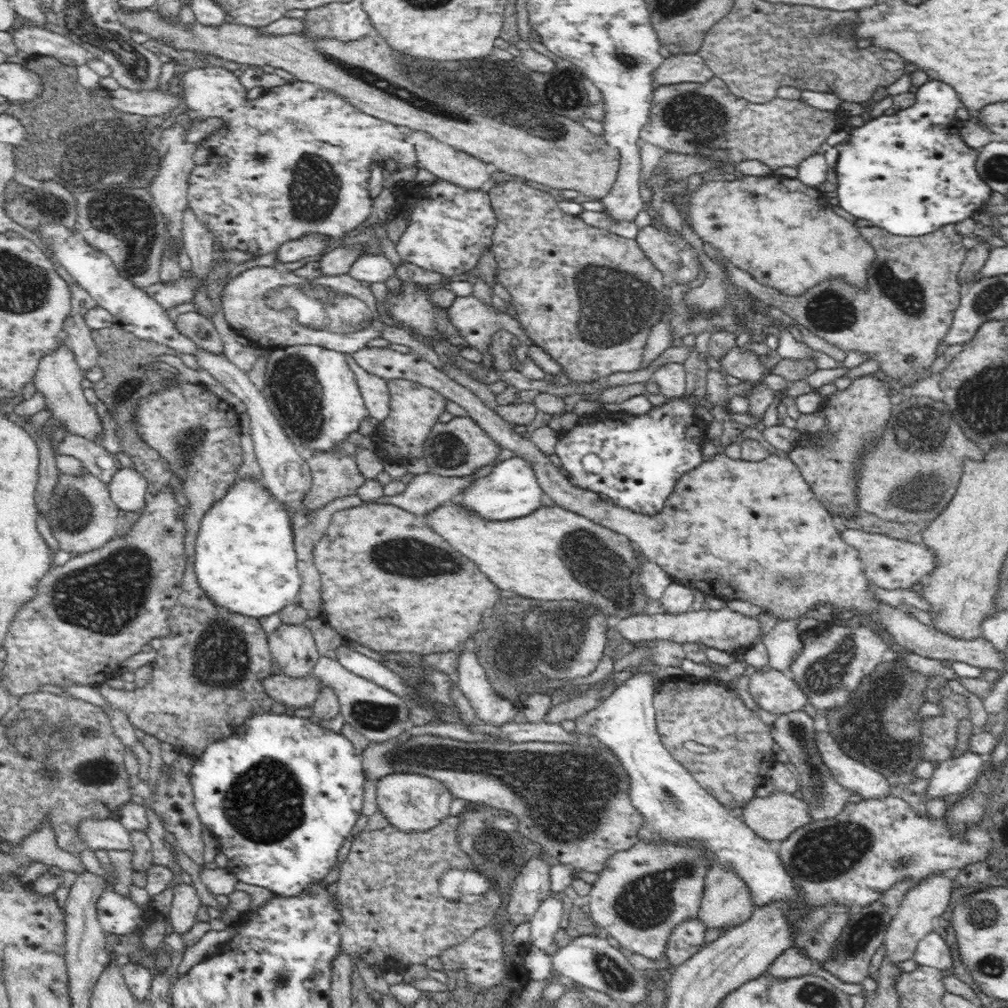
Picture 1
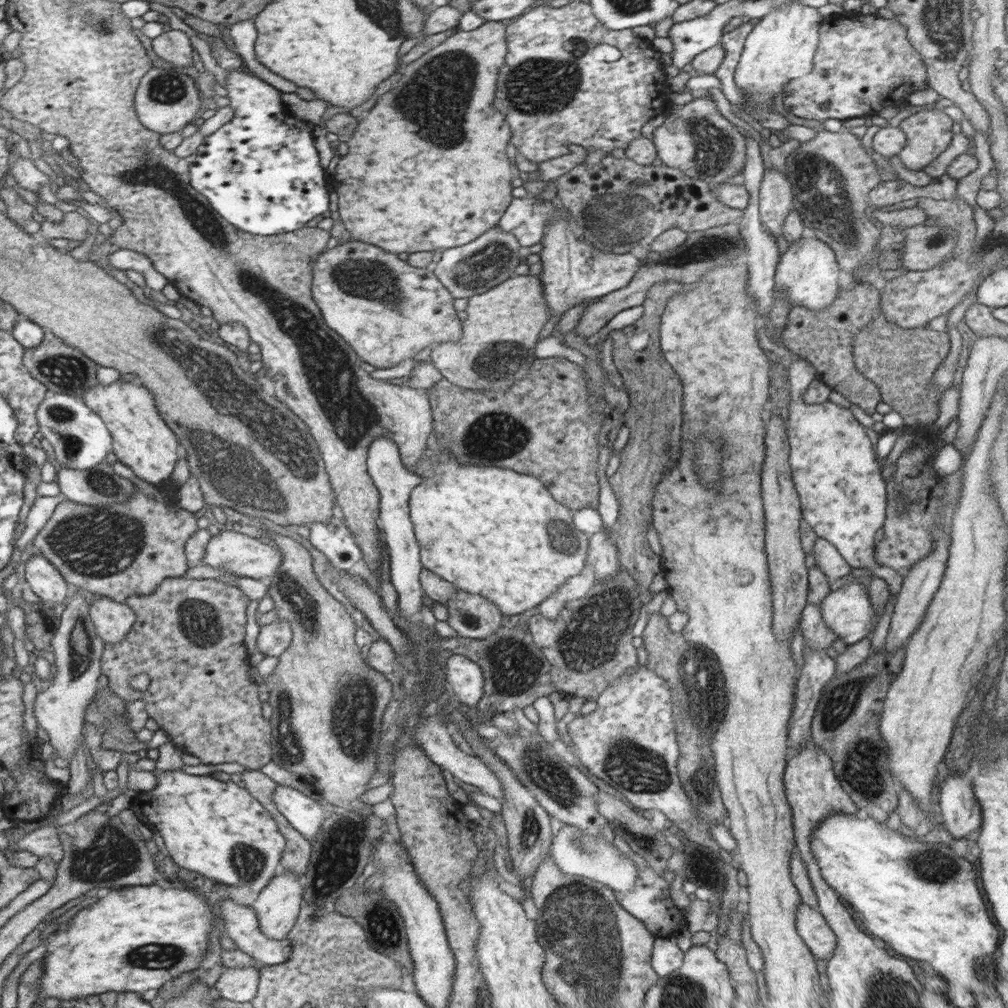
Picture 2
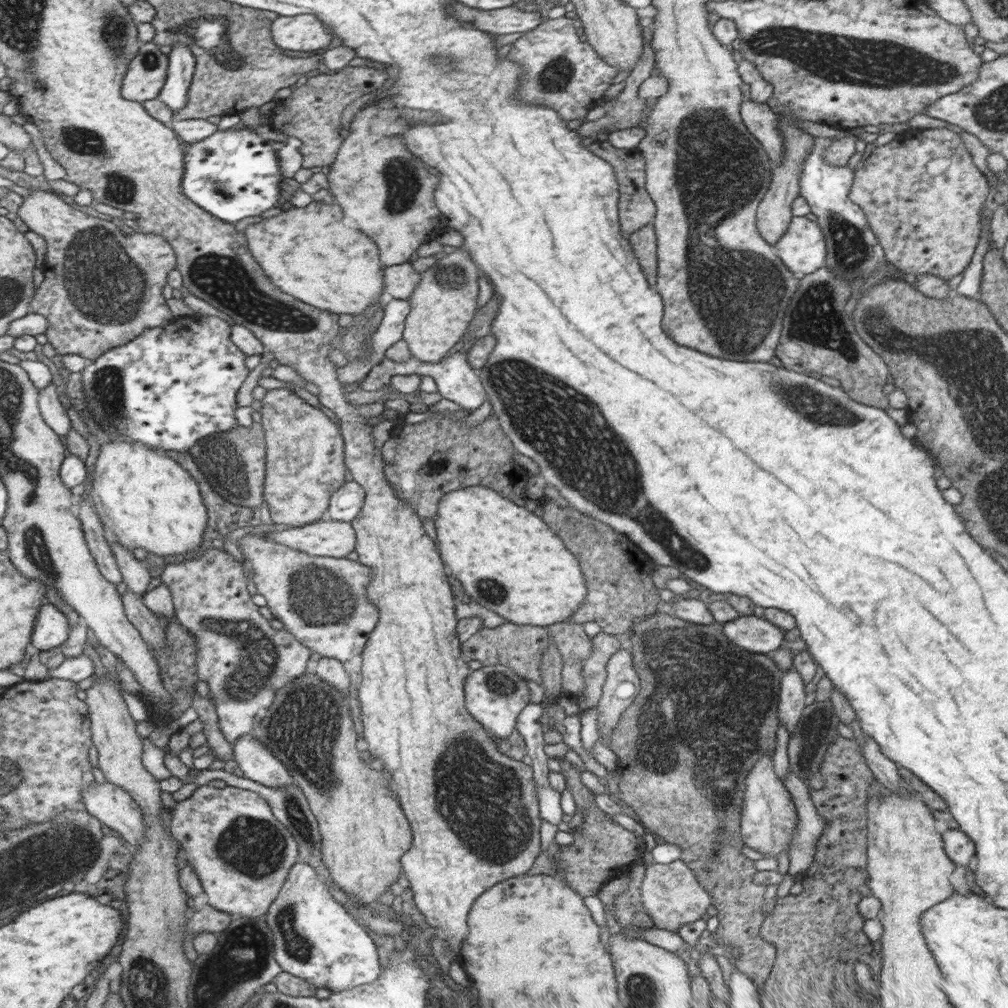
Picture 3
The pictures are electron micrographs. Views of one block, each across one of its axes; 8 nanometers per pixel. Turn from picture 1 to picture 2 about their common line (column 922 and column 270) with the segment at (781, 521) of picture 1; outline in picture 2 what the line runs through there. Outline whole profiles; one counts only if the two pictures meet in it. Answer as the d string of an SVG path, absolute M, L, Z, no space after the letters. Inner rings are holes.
M278 618L268 625L260 627L256 646L259 652L265 656L279 657L290 647L292 633L289 622Z

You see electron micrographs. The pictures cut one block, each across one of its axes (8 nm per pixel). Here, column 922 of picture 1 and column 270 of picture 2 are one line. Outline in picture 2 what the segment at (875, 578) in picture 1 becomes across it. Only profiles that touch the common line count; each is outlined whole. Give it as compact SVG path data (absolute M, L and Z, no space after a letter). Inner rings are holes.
M226 528L224 531L221 530L218 535L211 536L211 539L206 545L202 563L212 568L221 568L221 570L225 570L226 572L233 572L235 576L246 576L268 582L276 574L281 564L281 552L274 544L263 541L259 537L249 537L248 535Z

